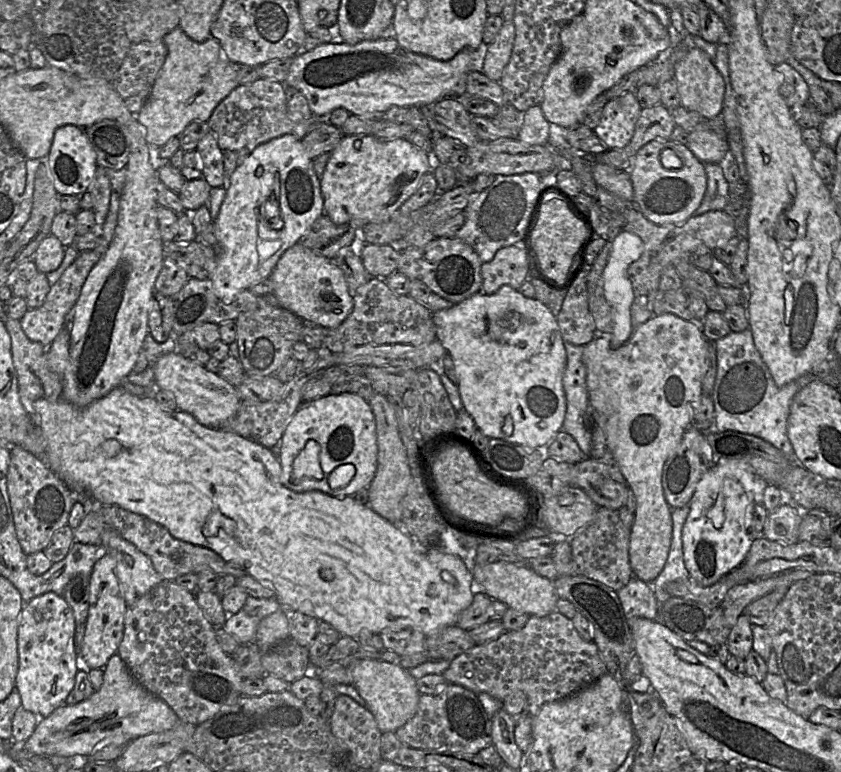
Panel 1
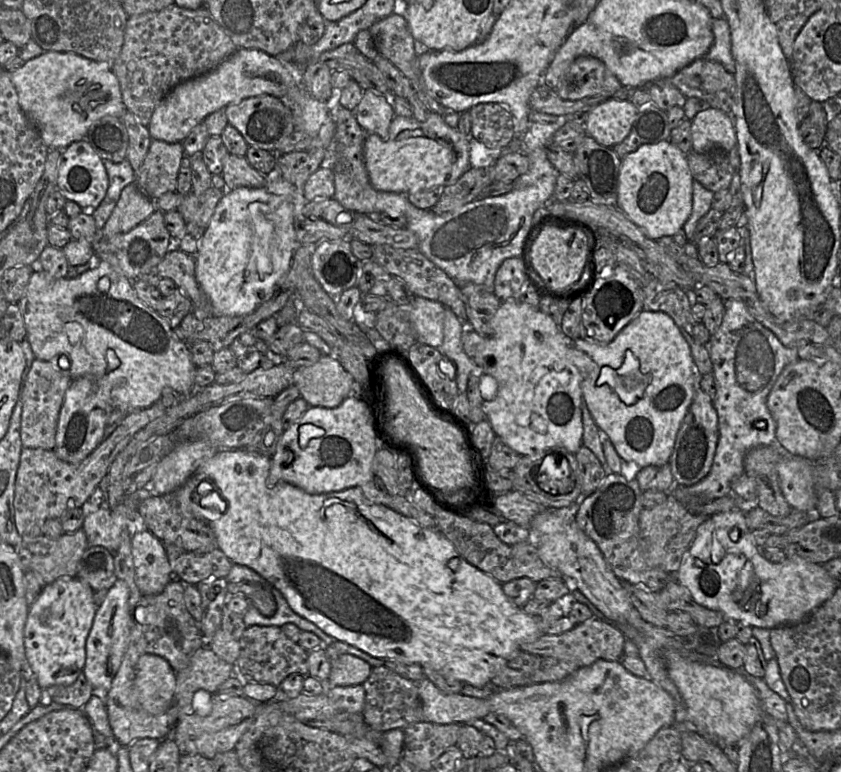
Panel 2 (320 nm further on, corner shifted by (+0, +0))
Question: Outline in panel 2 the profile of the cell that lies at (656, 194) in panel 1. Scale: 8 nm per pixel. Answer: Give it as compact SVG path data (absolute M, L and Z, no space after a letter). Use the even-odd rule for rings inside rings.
M669 139L643 144L621 159L617 206L650 239L673 236L692 212L693 180L686 154Z

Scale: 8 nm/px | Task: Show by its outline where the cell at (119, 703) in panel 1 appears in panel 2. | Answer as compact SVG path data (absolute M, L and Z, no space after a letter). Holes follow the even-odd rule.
M144 654L135 665L134 694L142 709L152 715L165 713L175 701L176 672L167 660Z

